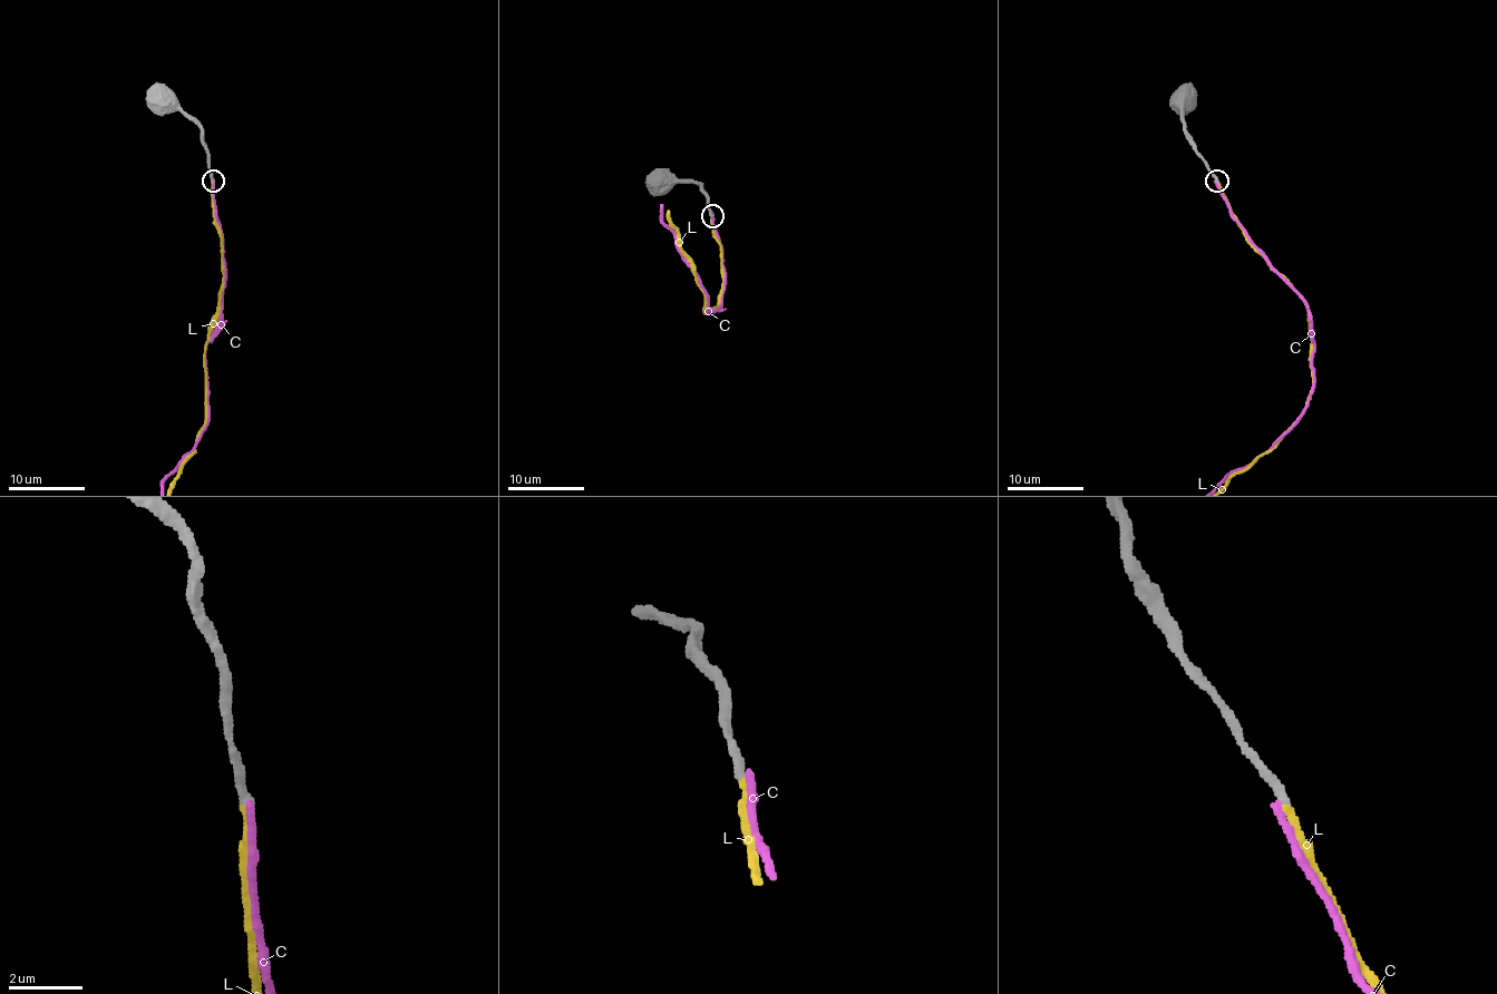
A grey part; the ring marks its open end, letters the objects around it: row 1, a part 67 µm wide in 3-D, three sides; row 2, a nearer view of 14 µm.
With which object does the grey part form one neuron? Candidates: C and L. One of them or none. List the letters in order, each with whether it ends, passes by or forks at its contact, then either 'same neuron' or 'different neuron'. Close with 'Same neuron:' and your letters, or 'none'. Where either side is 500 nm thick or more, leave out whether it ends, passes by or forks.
C: it ends; different neuron
L: it ends; same neuron
Same neuron: L

